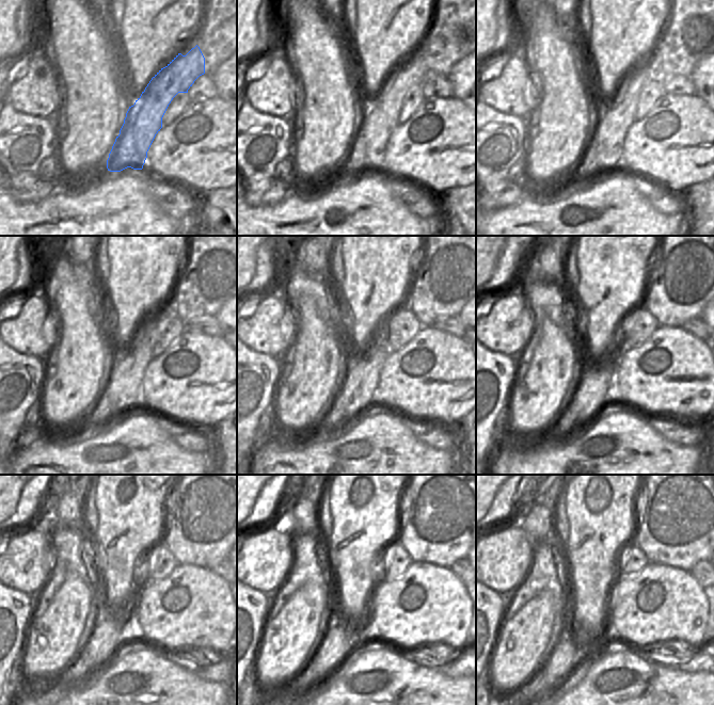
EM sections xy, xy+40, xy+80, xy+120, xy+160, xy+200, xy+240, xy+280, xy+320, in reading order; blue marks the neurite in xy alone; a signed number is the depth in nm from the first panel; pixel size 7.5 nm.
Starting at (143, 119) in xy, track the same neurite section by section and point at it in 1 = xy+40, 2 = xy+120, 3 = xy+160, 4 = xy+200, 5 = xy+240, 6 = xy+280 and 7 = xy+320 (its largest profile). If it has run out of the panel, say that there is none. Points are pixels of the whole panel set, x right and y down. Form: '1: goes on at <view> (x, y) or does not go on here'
1: goes on at xy+40 (366, 151)
2: goes on at xy+120 (122, 390)
3: goes on at xy+160 (356, 390)
4: goes on at xy+200 (596, 386)
5: goes on at xy+240 (105, 637)
6: goes on at xy+280 (333, 649)
7: goes on at xy+320 (564, 657)

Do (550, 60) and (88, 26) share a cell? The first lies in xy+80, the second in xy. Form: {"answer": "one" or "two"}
{"answer": "one"}

